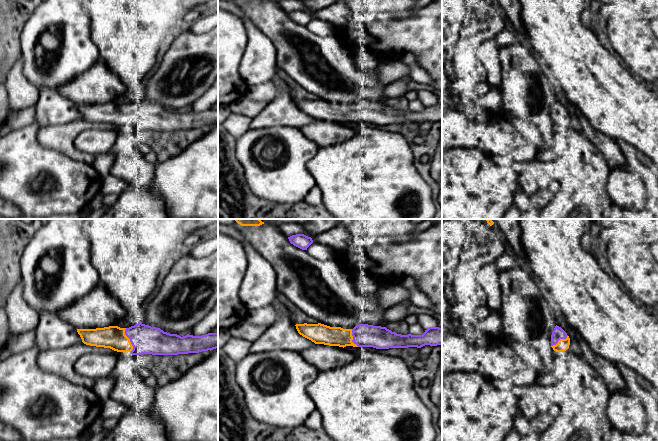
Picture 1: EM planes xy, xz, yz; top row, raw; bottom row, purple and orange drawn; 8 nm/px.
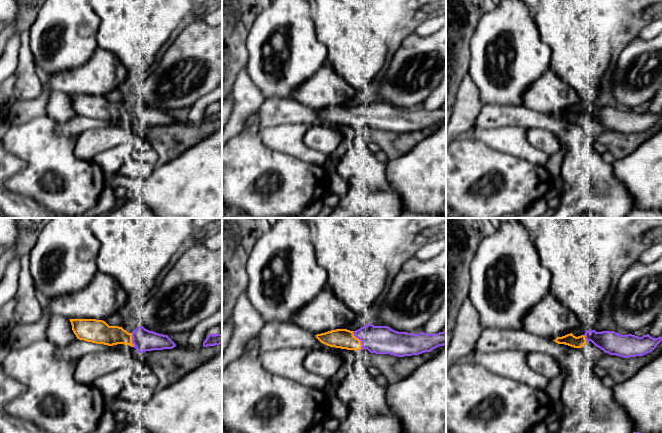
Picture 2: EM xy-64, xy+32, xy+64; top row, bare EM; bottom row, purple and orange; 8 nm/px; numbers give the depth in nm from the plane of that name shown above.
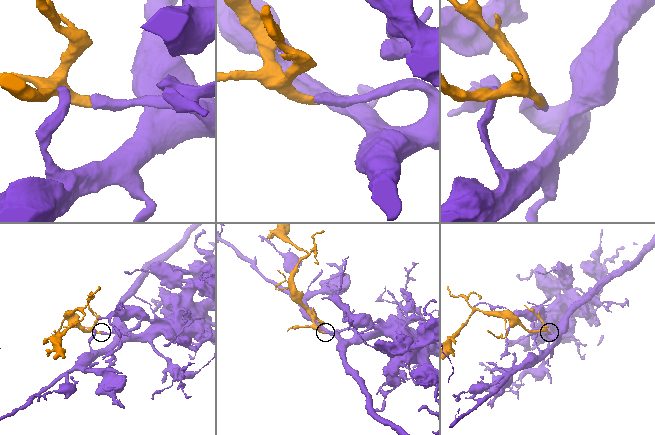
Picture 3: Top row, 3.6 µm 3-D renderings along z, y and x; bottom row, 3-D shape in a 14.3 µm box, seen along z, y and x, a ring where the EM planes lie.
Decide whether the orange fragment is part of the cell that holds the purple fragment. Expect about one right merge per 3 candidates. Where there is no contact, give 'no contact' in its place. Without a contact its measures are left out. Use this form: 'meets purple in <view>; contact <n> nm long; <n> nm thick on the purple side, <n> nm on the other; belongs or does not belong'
meets purple in xy; contact 200 nm long; 220 nm thick on the purple side, 190 nm on the other; belongs

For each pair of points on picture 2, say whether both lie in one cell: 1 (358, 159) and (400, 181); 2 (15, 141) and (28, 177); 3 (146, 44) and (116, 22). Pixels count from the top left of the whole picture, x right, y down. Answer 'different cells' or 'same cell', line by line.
1: different cells
2: same cell
3: same cell

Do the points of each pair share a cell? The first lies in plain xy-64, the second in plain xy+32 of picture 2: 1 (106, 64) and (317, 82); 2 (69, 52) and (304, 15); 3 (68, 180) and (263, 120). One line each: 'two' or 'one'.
1: one
2: one
3: two

